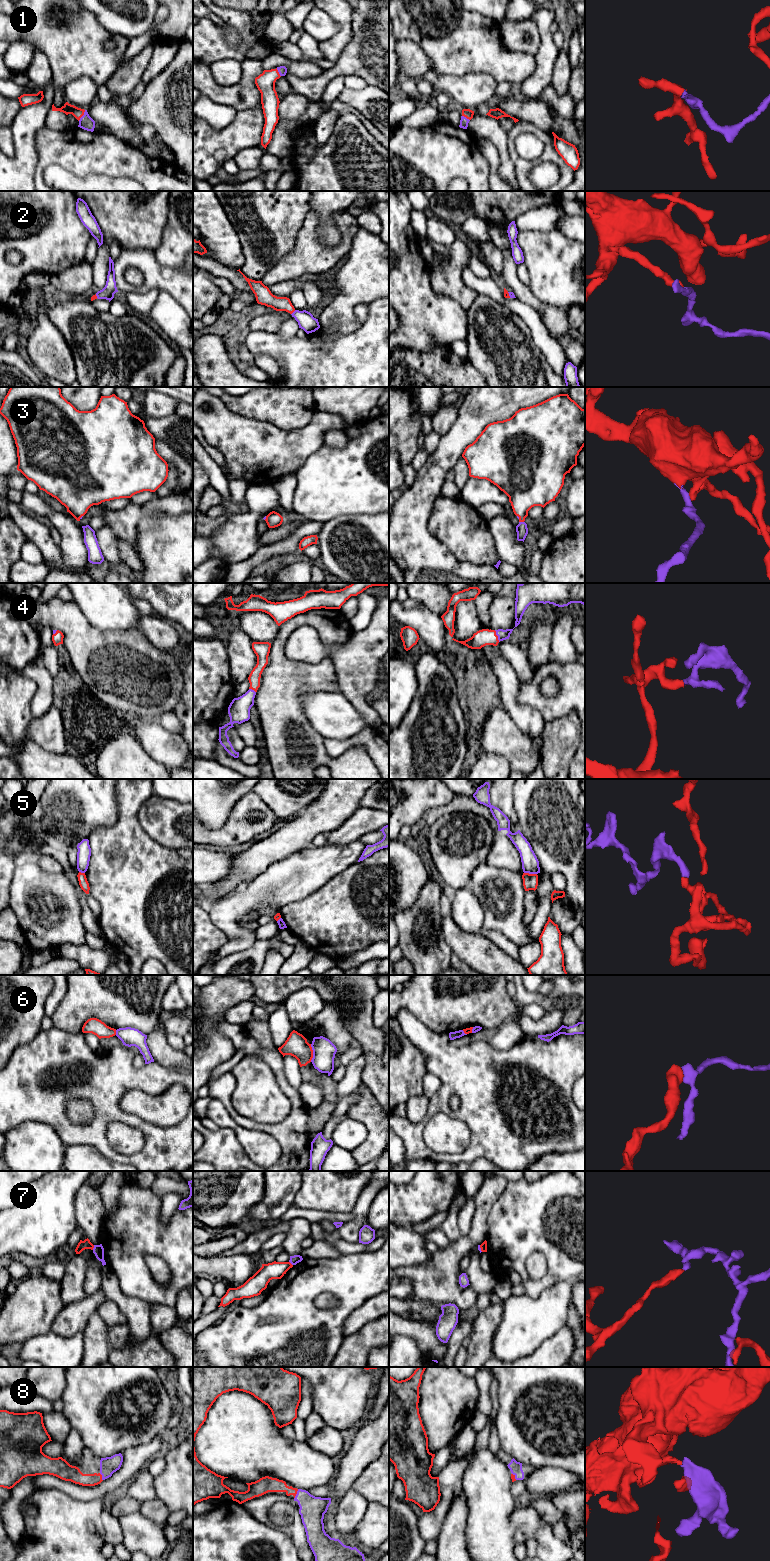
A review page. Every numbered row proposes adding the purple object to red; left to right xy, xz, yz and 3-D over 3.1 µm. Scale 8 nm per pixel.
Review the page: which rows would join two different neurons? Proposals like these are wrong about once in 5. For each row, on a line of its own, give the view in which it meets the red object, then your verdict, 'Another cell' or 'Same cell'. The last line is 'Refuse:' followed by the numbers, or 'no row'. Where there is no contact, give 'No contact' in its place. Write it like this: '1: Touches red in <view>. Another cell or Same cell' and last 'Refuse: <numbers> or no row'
1: Touches red in xy. Same cell
2: Touches red in xz. Same cell
3: Touches red in yz. Same cell
4: Touches red in yz. Same cell
5: Touches red in yz. Another cell
6: Touches red in xz. Another cell
7: Touches red in xy. Another cell
8: Touches red in xz. Same cell
Refuse: 5, 6, 7

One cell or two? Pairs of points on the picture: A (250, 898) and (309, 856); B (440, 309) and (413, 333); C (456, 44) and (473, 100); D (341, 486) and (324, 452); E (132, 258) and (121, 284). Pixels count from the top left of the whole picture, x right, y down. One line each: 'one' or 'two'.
A: one
B: one
C: two
D: one
E: one

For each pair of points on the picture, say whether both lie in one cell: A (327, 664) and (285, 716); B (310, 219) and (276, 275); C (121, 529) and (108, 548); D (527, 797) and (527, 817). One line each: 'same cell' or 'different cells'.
A: same cell
B: same cell
C: same cell
D: same cell

